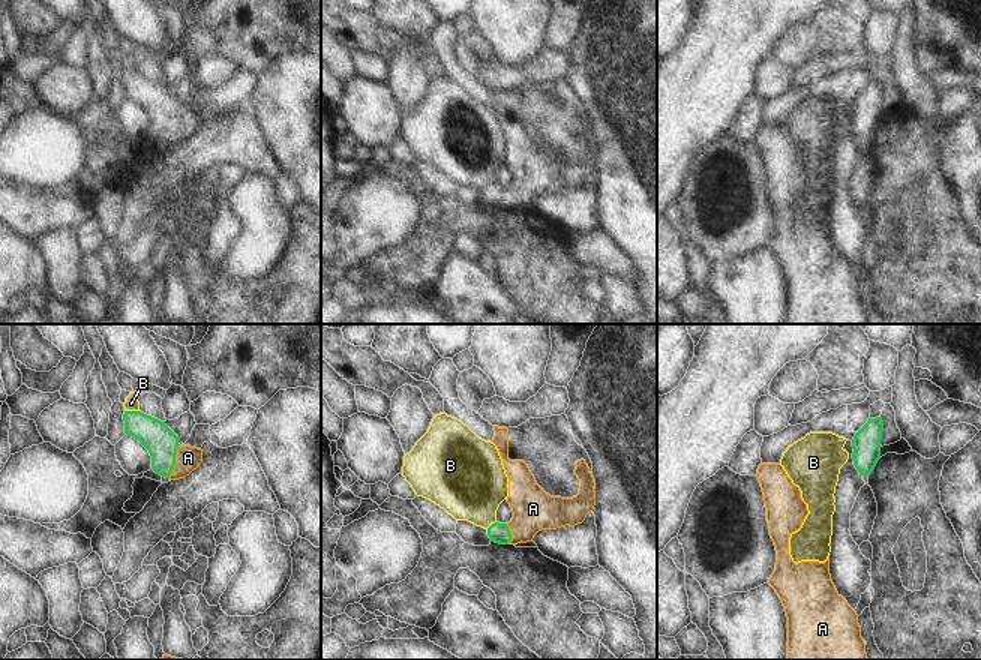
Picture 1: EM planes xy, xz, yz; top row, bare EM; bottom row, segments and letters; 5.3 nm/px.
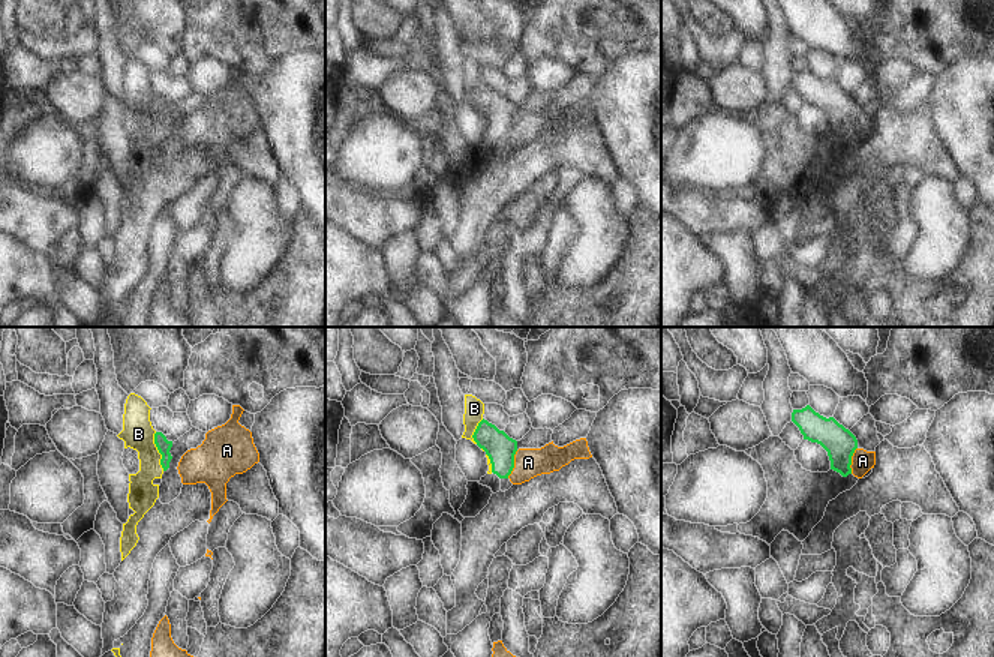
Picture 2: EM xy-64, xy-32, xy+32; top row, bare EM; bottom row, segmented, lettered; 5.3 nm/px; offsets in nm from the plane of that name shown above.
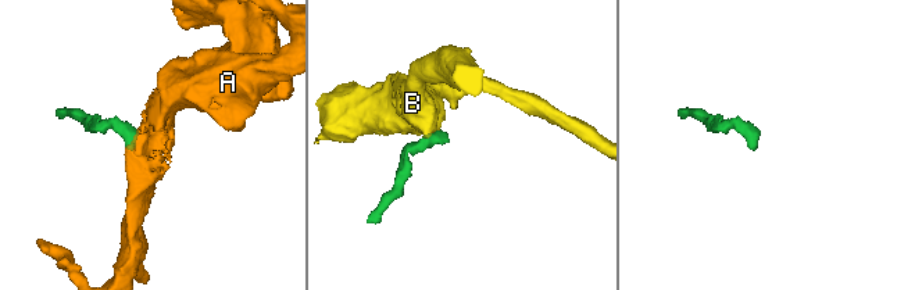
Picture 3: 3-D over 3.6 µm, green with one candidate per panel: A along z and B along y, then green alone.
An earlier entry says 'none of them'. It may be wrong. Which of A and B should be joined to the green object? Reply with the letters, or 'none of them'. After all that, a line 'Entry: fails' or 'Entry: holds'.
A
Entry: fails

